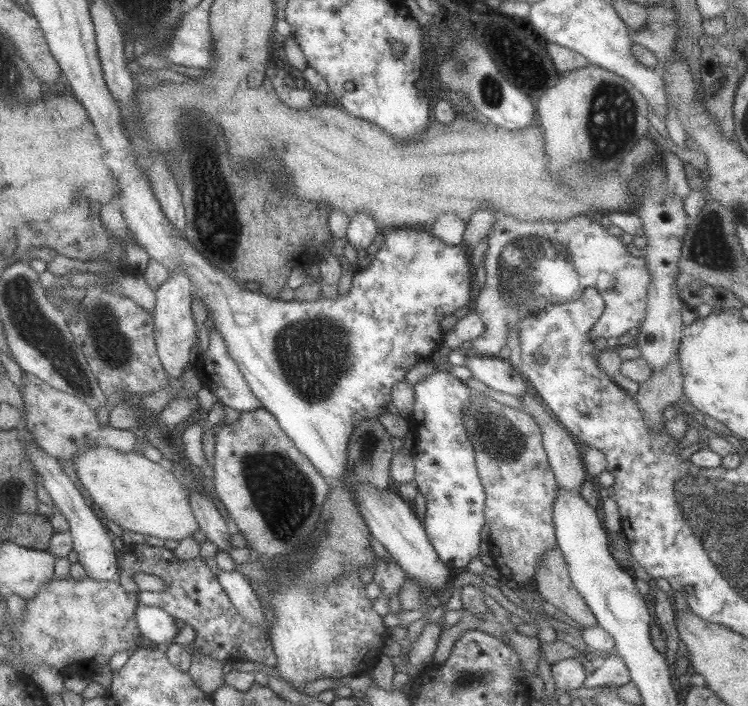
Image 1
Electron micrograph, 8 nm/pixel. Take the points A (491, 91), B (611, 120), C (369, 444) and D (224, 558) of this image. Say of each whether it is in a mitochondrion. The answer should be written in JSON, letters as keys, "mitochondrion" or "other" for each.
{"A":"mitochondrion","B":"mitochondrion","C":"mitochondrion","D":"other"}

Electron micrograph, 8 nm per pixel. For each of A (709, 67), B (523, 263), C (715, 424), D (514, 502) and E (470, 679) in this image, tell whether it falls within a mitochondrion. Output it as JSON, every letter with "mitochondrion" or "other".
{"A":"other","B":"mitochondrion","C":"other","D":"other","E":"mitochondrion"}

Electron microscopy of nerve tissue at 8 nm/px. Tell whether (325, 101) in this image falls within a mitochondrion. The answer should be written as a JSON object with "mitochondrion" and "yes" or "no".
{"mitochondrion":"no"}

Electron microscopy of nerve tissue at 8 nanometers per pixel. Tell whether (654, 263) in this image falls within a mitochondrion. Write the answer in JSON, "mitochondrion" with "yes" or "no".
{"mitochondrion":"no"}

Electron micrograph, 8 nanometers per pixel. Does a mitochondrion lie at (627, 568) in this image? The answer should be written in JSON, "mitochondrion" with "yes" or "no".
{"mitochondrion":"no"}

